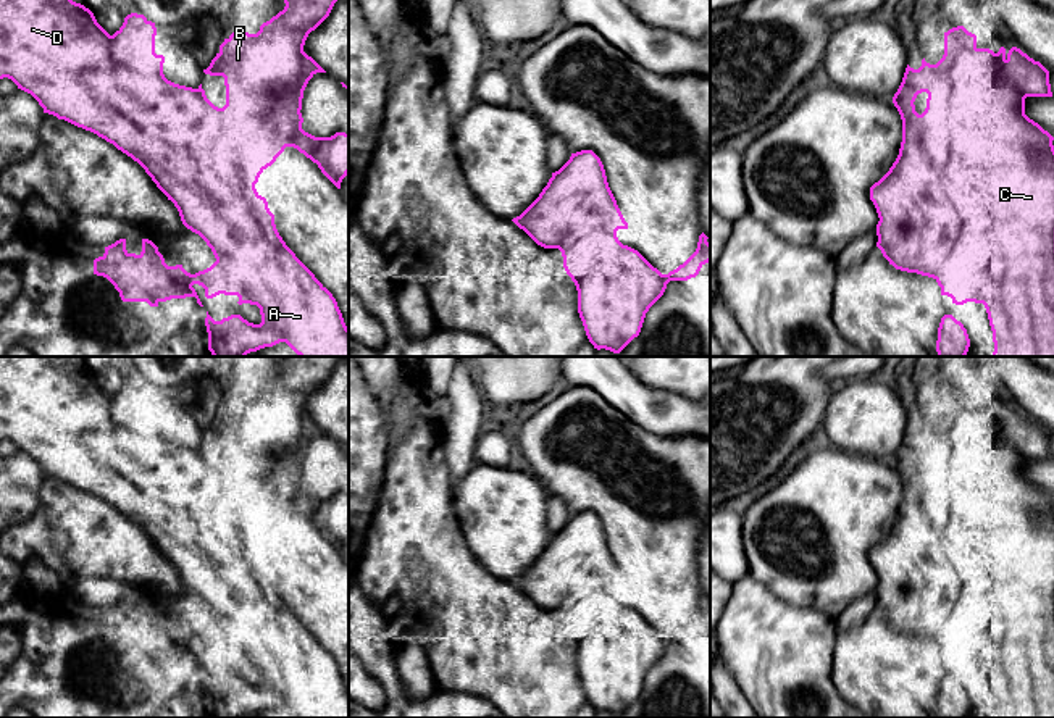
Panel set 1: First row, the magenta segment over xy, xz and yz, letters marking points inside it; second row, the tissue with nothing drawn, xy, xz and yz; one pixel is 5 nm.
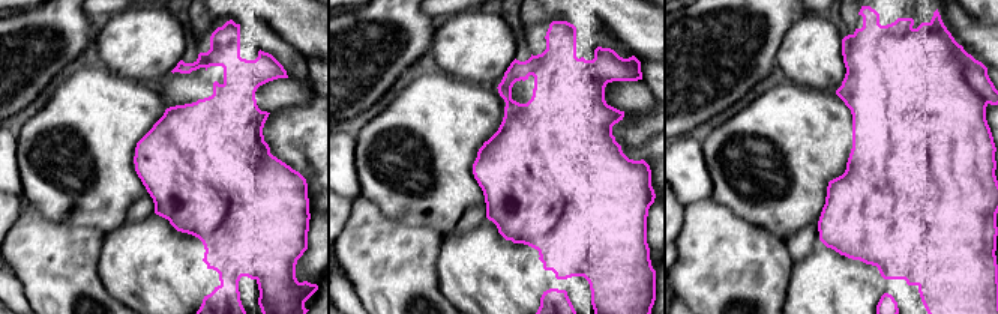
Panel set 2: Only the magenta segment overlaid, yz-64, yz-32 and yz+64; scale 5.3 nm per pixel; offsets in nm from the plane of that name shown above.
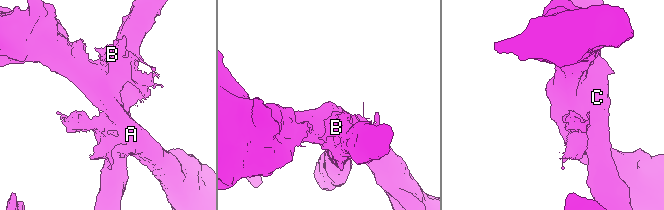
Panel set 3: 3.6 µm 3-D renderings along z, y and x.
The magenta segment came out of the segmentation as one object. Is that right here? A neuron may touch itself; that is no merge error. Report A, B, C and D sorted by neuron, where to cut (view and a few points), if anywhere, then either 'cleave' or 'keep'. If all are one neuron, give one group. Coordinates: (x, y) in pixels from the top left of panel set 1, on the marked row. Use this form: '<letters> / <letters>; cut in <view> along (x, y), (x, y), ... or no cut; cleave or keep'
A B D / C; cut in yz along (974, 47), (948, 196), (985, 305); cleave

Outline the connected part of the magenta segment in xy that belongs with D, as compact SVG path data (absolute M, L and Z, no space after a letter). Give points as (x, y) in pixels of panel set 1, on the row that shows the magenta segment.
M0 0L0 79L8 77L18 89L31 94L44 113L97 134L137 161L174 203L182 224L199 234L216 258L210 268L190 274L182 265L168 266L152 240L142 239L142 252L136 255L126 250L126 239L119 239L94 260L94 274L107 278L123 302L147 302L150 307L158 307L160 302L171 298L195 297L203 307L192 287L199 284L205 289L207 298L220 294L237 295L239 305L257 305L261 315L260 324L249 323L240 315L215 321L207 311L208 350L213 357L245 357L279 342L286 342L299 357L349 357L349 328L336 298L286 245L266 198L255 189L260 174L286 147L297 148L316 163L321 173L341 189L342 179L349 174L349 134L315 137L302 129L303 90L316 73L326 71L303 53L299 84L292 90L257 87L242 74L240 65L258 32L232 32L220 45L210 66L203 69L205 74L224 77L226 105L218 108L207 98L202 84L192 89L165 77L165 56L155 53L155 35L155 23L137 13L128 15L123 26L110 35L89 8L73 0Z

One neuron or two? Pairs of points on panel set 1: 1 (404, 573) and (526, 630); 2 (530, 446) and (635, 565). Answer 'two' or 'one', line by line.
1: one
2: one

